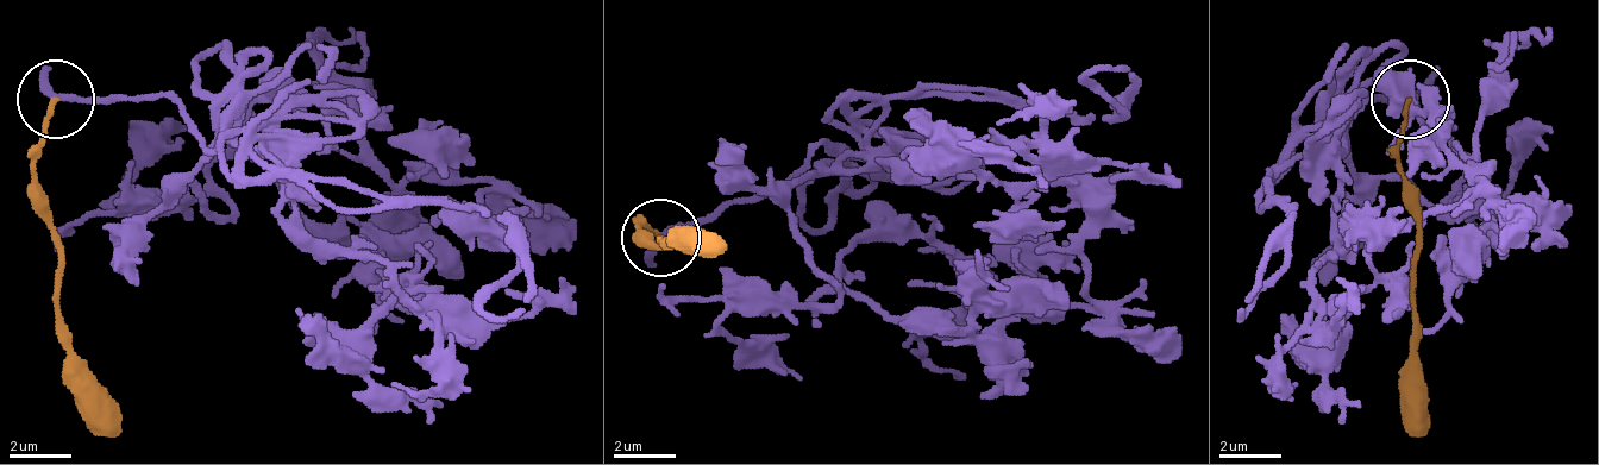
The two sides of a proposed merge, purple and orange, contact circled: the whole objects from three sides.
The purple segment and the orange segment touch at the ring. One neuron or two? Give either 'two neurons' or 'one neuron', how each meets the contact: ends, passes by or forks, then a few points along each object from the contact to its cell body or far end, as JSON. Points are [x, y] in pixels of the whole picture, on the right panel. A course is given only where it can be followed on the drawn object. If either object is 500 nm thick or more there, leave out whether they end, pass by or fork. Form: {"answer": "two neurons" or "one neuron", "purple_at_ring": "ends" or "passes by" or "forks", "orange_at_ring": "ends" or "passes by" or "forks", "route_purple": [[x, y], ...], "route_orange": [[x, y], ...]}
{"answer": "two neurons", "purple_at_ring": "passes by", "orange_at_ring": "ends", "route_purple": [[1412, 100], [1365, 100], [1341, 148], [1459, 218], [1467, 155], [1498, 233], [1483, 93], [1513, 38], [1553, 38]], "route_orange": [[1412, 100], [1396, 163], [1404, 209], [1419, 226], [1412, 343], [1412, 382], [1419, 437]]}

